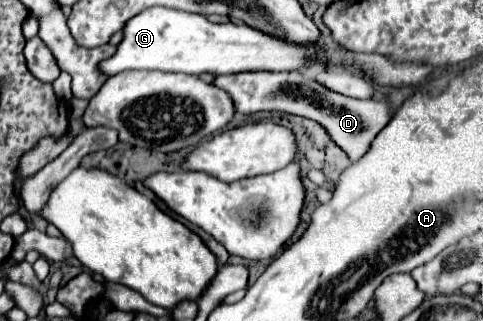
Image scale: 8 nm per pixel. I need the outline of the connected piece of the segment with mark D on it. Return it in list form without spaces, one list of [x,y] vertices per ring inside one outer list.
[[[241,72],[229,76],[217,76],[215,86],[229,92],[233,98],[237,112],[253,114],[253,112],[287,112],[295,116],[303,116],[309,120],[317,120],[327,128],[327,134],[343,152],[347,152],[351,162],[357,162],[361,156],[367,154],[375,136],[387,126],[393,116],[393,110],[387,102],[379,100],[357,100],[333,90],[327,90],[313,78],[305,78],[299,72]]]

